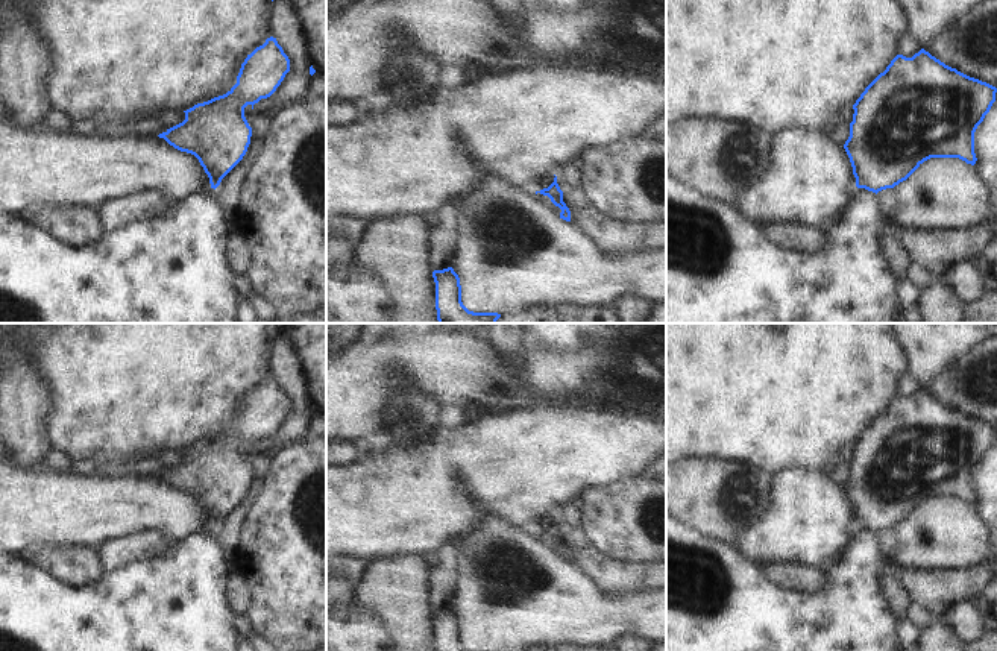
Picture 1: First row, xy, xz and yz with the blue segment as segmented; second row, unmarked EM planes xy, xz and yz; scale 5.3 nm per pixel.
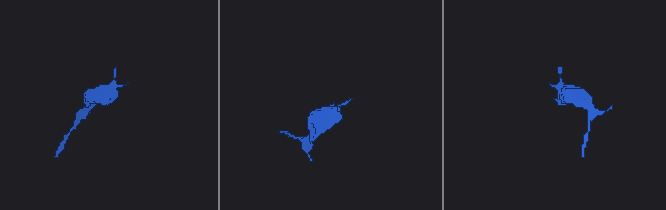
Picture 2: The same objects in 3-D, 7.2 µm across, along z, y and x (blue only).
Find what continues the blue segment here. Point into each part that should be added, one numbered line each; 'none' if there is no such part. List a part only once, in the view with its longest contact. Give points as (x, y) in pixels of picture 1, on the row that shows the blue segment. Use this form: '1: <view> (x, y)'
none

